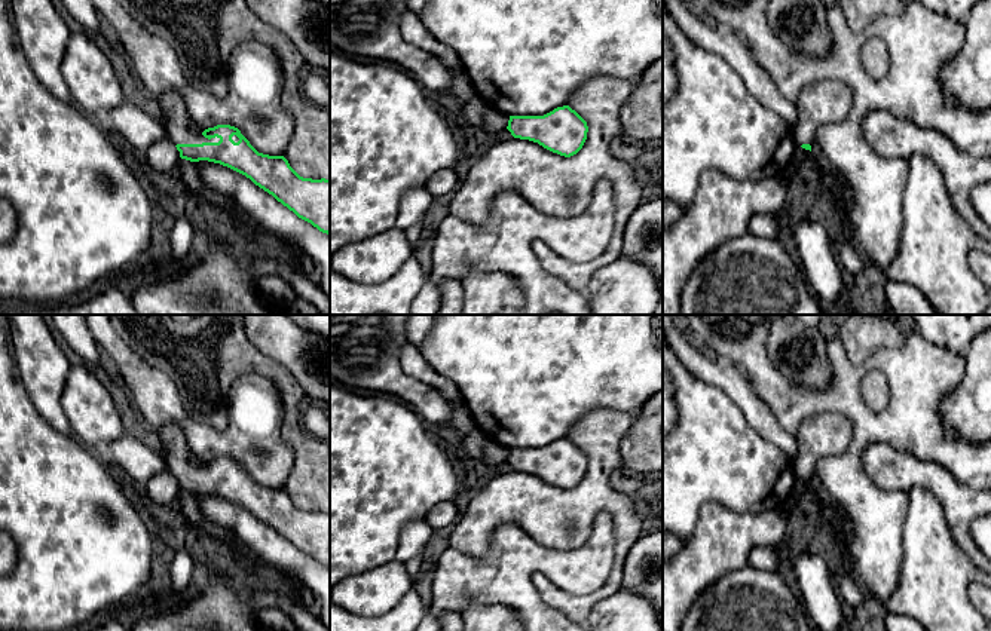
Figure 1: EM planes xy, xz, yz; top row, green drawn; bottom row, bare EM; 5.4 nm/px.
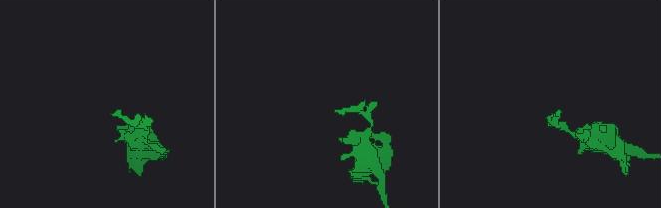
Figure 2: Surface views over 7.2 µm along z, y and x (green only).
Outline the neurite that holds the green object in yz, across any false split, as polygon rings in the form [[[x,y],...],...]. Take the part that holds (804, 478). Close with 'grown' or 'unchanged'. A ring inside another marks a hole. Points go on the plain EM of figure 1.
[[[823,413],[805,419],[798,431],[798,451],[793,472],[811,484],[817,462],[825,456],[838,456],[845,451],[851,437],[851,422],[839,413]]] | grown

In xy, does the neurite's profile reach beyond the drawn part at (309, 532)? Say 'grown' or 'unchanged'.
grown

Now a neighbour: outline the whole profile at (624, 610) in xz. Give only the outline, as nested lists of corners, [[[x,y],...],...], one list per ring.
[[[618,589],[600,600],[587,618],[588,631],[661,631],[663,622],[642,594]]]

